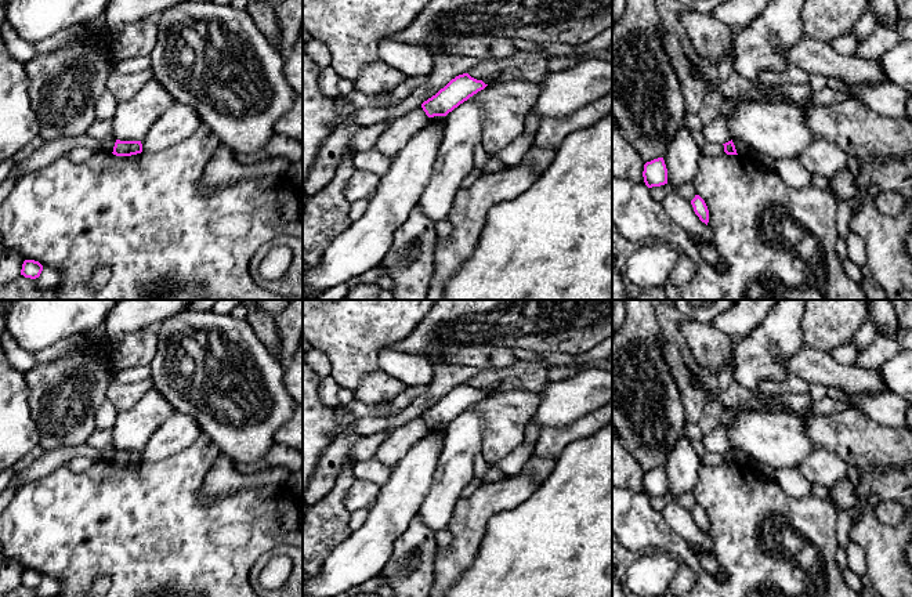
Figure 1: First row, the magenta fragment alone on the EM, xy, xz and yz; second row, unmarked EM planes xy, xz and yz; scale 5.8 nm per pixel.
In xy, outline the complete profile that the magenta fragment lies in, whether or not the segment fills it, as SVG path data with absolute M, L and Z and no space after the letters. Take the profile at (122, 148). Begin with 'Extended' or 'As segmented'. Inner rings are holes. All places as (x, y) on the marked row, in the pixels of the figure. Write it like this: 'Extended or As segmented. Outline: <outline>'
As segmented. Outline: M116 140L113 146L113 155L116 156L131 156L142 152L141 141L120 141Z

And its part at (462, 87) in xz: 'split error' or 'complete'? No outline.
complete

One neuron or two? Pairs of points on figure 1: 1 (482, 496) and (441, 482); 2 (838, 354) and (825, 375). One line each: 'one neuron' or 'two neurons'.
1: two neurons
2: two neurons

